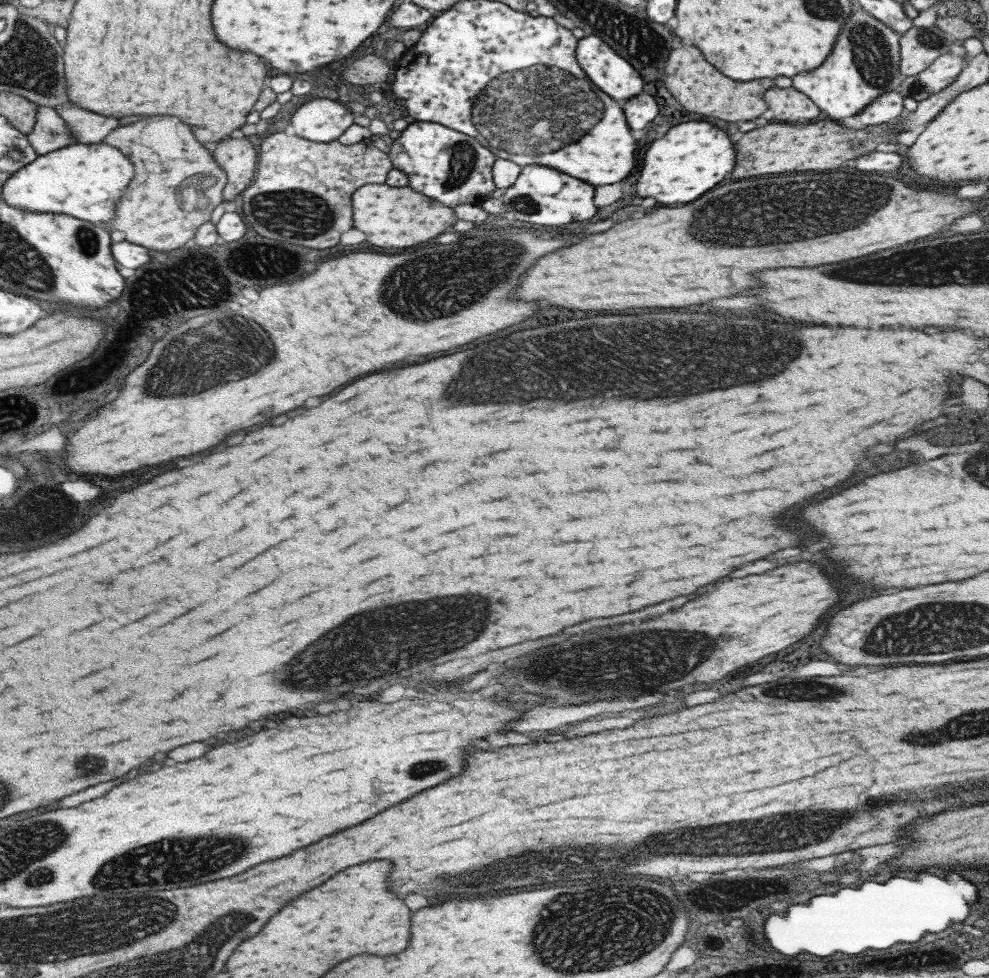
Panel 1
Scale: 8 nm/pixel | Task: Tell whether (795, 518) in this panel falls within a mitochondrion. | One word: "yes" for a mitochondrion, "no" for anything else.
no

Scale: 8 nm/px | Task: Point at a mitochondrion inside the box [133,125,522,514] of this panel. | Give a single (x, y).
(233, 357)

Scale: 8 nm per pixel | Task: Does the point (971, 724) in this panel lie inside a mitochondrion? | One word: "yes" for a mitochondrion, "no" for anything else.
yes

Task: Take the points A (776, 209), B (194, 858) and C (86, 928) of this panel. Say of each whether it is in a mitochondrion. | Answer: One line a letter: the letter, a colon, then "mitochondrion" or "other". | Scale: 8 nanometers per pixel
A: mitochondrion
B: mitochondrion
C: mitochondrion

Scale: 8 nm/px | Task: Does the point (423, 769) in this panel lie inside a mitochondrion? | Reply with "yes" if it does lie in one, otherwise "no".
yes

